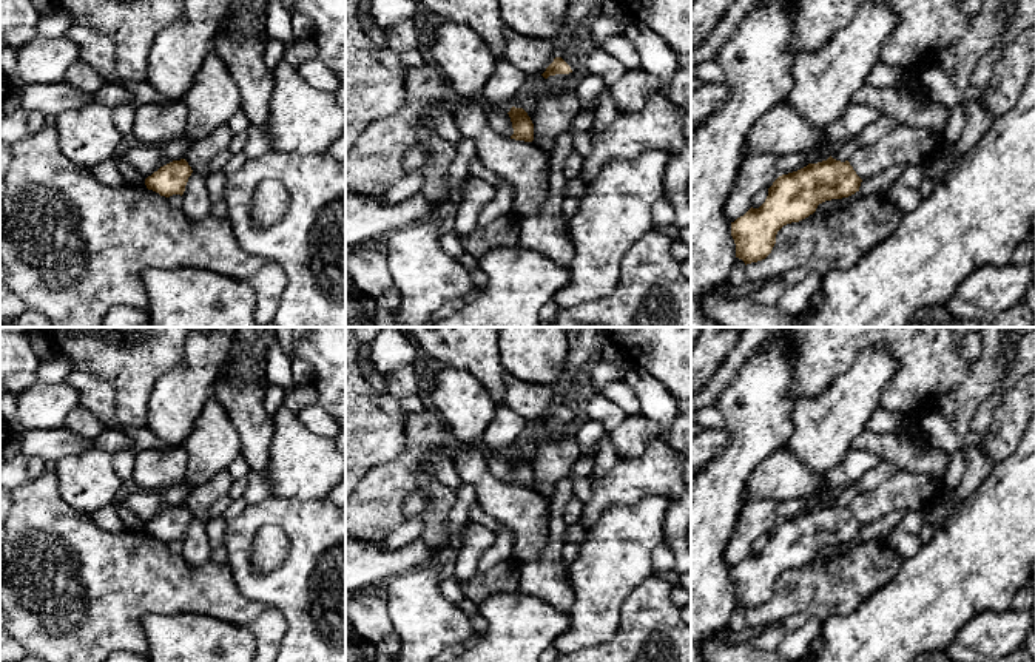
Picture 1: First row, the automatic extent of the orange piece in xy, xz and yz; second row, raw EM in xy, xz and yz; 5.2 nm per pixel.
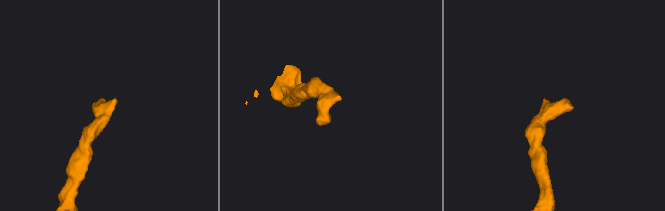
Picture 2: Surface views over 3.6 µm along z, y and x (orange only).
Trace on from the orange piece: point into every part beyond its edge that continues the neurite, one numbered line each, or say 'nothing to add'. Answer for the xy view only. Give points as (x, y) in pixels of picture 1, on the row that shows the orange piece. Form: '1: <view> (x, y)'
nothing to add

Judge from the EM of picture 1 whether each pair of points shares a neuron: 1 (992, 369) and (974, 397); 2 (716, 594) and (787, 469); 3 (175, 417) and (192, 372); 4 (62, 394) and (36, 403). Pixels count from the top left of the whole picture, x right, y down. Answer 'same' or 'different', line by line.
1: same
2: different
3: same
4: same

